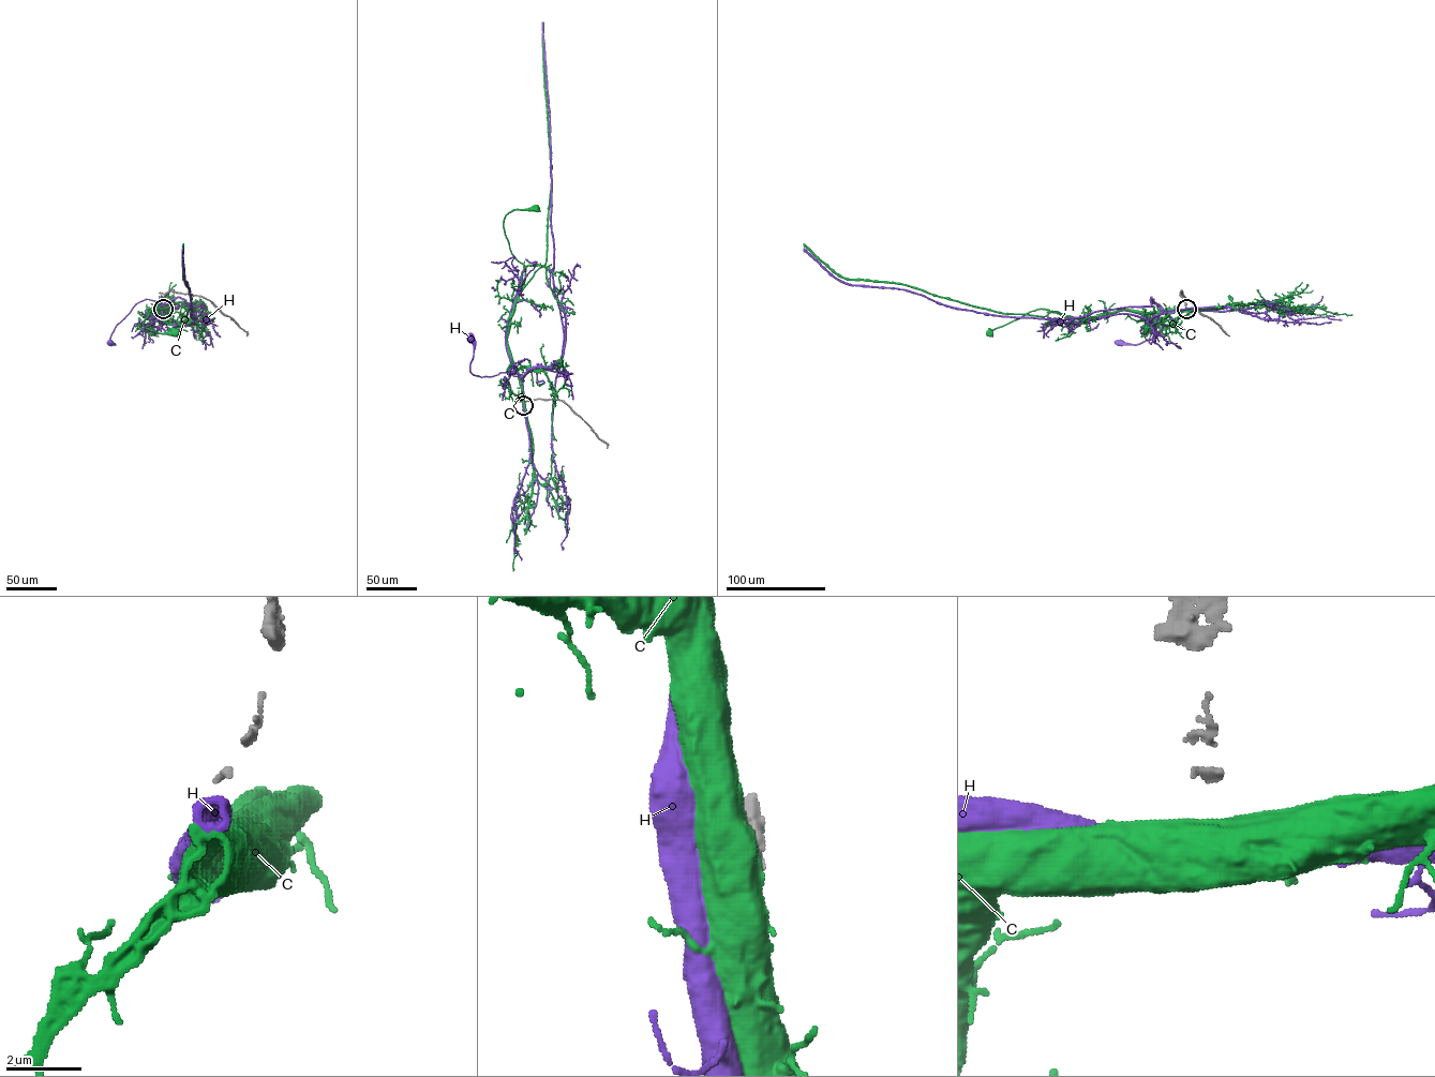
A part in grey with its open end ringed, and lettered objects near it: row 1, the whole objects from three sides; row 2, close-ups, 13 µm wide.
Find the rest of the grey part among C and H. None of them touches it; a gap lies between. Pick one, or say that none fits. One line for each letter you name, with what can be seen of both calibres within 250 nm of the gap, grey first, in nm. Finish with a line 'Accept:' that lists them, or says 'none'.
Accept: none

